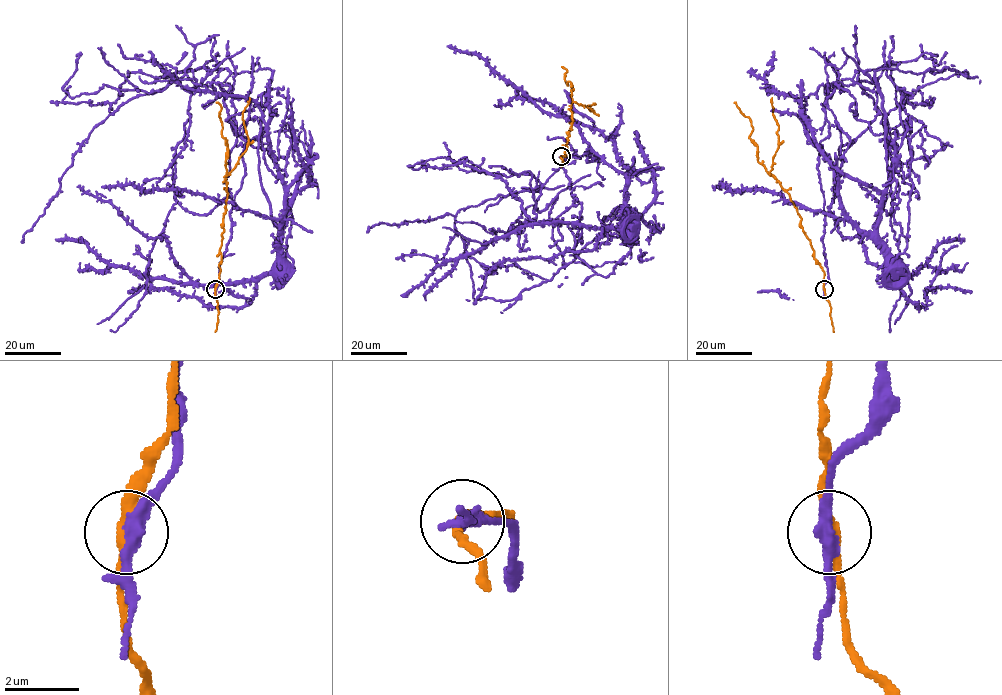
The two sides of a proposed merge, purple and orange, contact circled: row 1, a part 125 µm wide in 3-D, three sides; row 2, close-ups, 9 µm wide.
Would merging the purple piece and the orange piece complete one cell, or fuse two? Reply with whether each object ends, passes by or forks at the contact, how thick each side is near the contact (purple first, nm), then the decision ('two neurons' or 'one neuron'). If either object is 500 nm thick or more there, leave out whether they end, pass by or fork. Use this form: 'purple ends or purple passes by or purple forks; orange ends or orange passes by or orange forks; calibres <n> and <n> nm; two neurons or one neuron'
purple passes by; orange passes by; calibres 340 and 240 nm; two neurons

